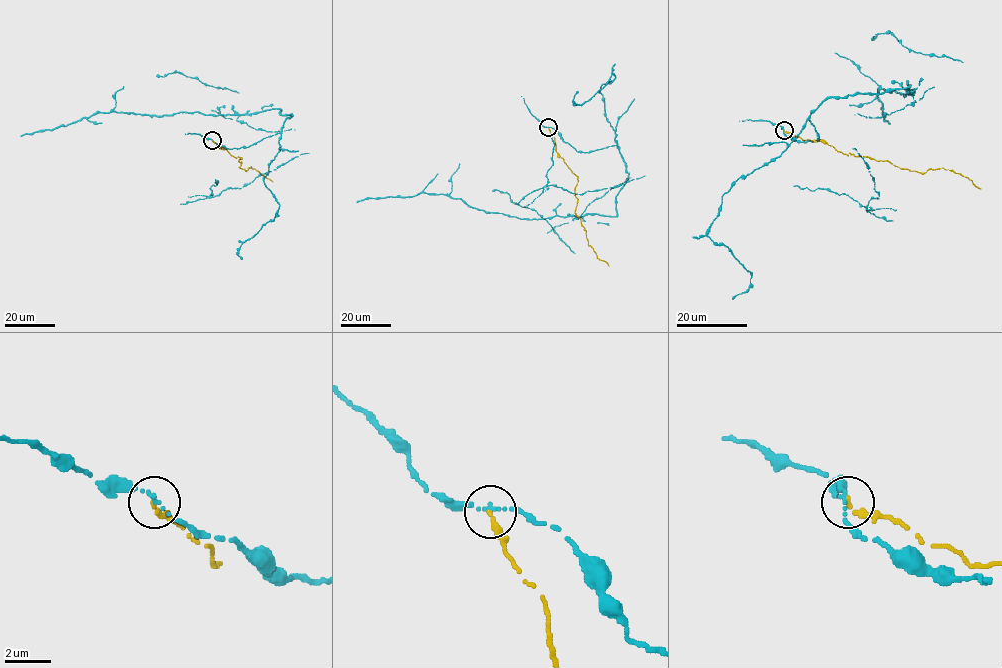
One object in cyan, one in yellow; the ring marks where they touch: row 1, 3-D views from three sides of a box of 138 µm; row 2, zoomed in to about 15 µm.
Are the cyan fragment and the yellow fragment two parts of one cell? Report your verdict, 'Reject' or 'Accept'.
Reject

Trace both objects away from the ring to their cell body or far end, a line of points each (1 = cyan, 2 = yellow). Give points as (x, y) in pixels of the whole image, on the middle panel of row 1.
1: (548, 127), (578, 152), (616, 145), (628, 173), (616, 196), (616, 216), (521, 219), (423, 193), (357, 202)
2: (548, 127), (556, 152), (578, 177), (574, 213), (581, 220), (588, 245), (598, 258), (608, 266)

